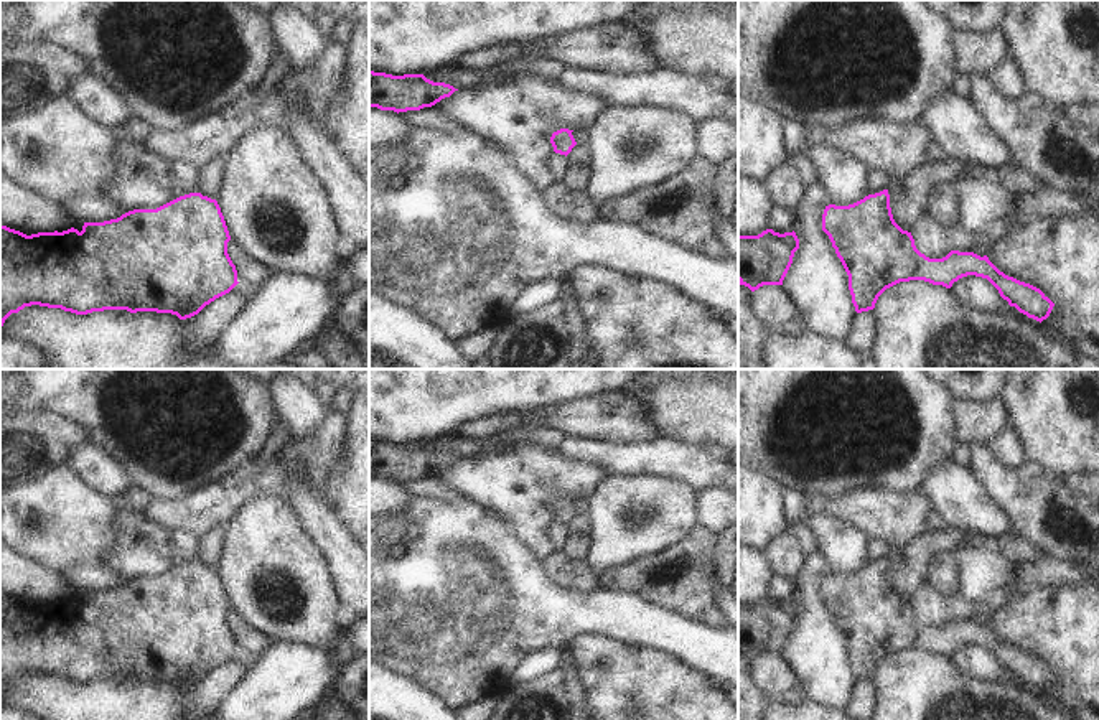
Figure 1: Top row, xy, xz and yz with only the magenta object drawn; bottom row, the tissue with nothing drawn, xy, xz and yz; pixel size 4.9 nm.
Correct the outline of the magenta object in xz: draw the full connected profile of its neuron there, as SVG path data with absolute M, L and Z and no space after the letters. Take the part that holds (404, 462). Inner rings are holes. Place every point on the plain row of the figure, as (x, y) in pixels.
M369 440L369 476L407 481L432 476L455 460L445 451L433 451L423 443L392 445Z

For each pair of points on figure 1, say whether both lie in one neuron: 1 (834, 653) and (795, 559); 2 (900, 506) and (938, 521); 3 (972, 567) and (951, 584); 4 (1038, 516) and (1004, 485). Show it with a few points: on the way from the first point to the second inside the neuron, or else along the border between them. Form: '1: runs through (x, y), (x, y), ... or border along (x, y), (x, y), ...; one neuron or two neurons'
1: border along (808, 556), (796, 582); two neurons
2: border along (935, 511), (928, 521), (930, 529); two neurons
3: border along (956, 580), (959, 595); two neurons
4: runs through (1030, 508), (1012, 490); one neuron

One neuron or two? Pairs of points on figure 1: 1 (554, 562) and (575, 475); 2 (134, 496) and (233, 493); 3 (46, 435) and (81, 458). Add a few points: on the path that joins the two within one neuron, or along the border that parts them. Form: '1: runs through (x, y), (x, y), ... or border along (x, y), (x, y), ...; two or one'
1: border along (552, 551), (544, 559); two
2: border along (150, 498), (142, 511); two
3: border along (86, 440), (65, 462); two

